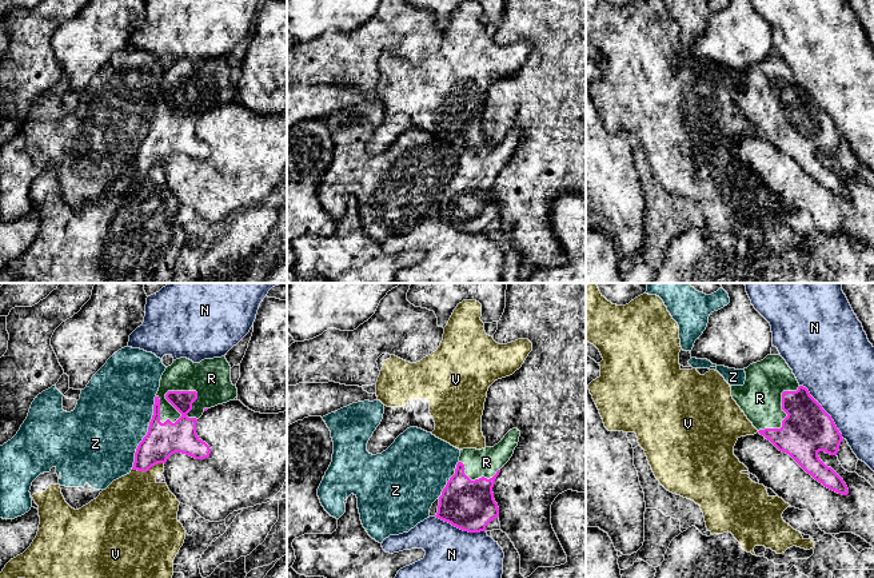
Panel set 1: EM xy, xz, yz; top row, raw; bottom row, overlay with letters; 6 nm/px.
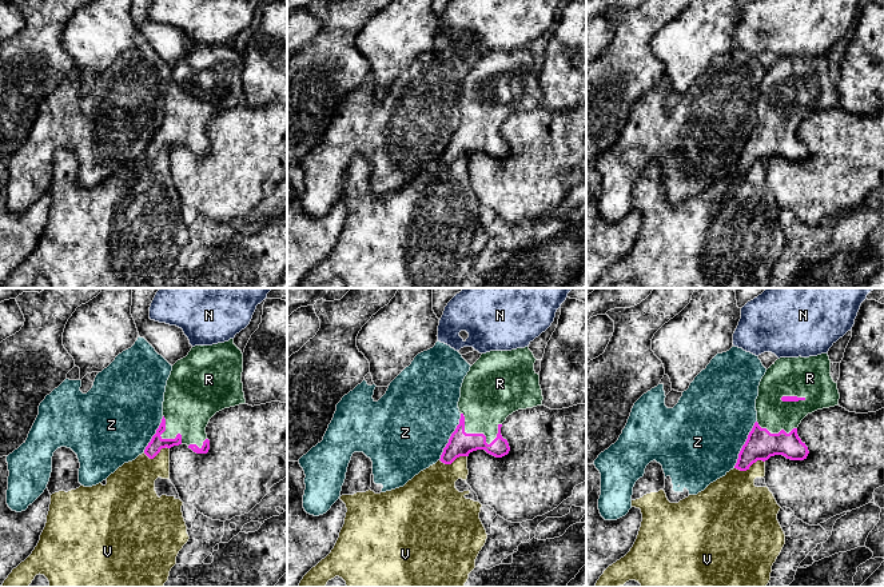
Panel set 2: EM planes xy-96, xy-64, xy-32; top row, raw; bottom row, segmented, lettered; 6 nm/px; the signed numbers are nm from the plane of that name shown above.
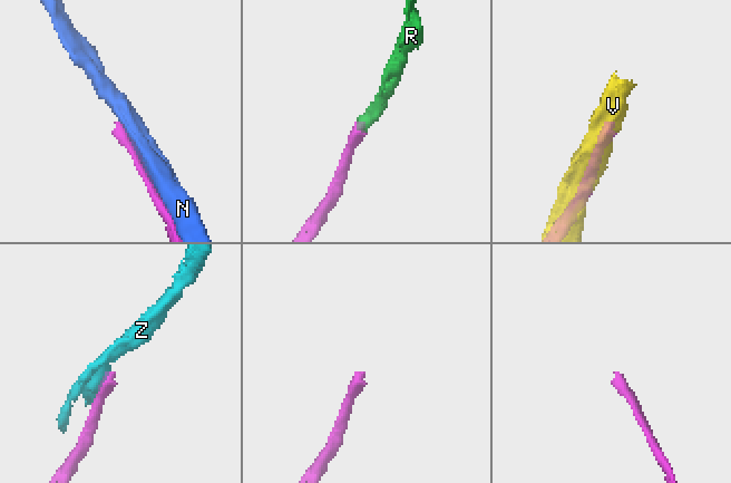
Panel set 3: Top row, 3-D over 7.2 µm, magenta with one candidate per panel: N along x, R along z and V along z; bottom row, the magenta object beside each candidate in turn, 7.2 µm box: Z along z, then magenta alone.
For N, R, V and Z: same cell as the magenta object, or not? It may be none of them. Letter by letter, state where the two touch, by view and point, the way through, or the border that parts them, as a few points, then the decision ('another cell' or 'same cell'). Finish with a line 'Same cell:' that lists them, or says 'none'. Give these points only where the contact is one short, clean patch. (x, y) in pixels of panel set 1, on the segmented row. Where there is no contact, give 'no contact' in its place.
N: contact yz (823, 410); another cell
R: contact xy (166, 398); same cell
V: contact xy (147, 470); another cell
Z: contact xy (147, 433); another cell
Same cell: R

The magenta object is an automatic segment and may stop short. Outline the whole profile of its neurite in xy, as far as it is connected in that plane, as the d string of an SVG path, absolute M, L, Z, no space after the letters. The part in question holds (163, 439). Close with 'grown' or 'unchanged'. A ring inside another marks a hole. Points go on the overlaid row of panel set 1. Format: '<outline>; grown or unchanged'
M226 355L204 359L200 363L193 363L187 358L173 360L161 375L148 432L136 449L132 470L148 471L157 463L165 463L175 453L181 453L195 459L208 458L211 449L196 434L197 419L208 408L235 398L238 398L238 388L231 382L231 366Z; grown

